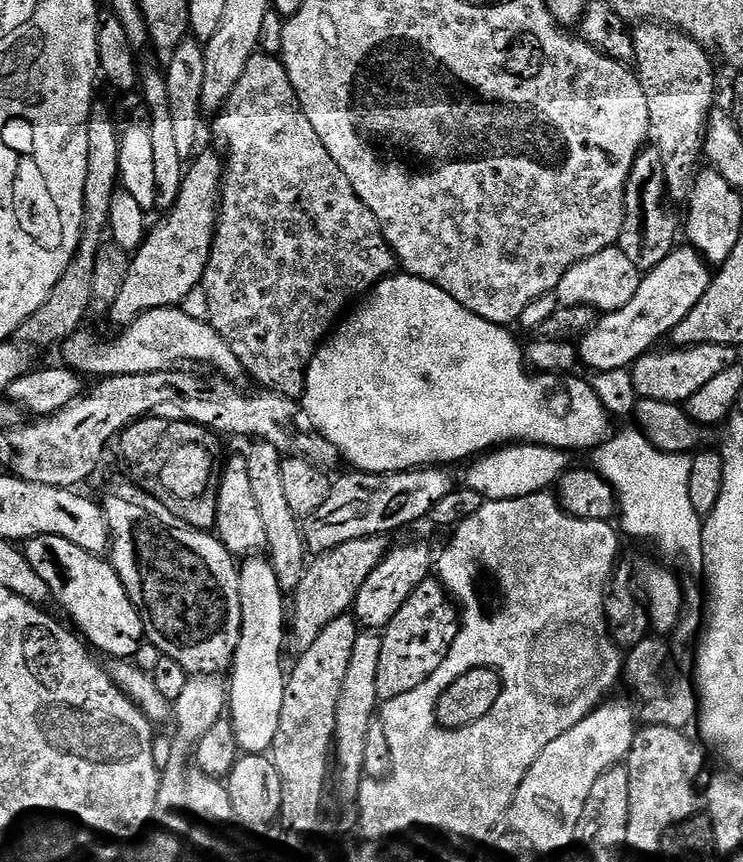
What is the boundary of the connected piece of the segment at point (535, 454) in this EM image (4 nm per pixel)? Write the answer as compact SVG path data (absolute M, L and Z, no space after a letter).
M513 443L500 446L467 465L468 480L466 487L478 490L485 500L509 500L526 498L526 494L549 491L559 481L560 475L570 467L569 453L558 448L547 448L541 444Z

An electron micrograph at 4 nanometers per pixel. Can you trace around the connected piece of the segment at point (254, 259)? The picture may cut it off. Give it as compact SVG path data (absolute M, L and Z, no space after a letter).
M261 50L252 55L250 62L246 62L246 70L242 70L242 76L238 78L238 84L234 86L234 90L230 90L227 100L224 101L223 107L213 120L216 121L212 124L212 132L224 143L226 163L224 178L220 185L220 202L212 237L212 249L202 281L208 303L207 323L211 324L212 329L218 334L222 334L226 346L230 346L230 350L234 350L234 354L240 360L241 369L247 375L249 372L260 383L257 385L261 389L280 392L286 398L299 401L304 394L304 379L308 373L308 363L312 360L317 348L333 331L334 325L345 315L346 309L353 301L371 292L372 287L379 280L397 271L398 261L382 234L378 218L374 218L366 202L362 202L358 194L354 194L354 186L350 186L350 178L342 174L338 162L330 158L330 150L322 146L322 138L318 138L314 126L310 126L310 118L306 118L298 102L298 94L286 74L283 59L279 55L270 56Z

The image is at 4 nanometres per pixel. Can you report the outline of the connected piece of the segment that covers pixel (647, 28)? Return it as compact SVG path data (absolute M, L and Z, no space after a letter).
M664 22L641 23L633 31L632 41L636 55L634 71L640 80L642 94L646 94L646 110L650 110L652 127L650 140L660 152L664 186L671 199L673 196L684 202L692 192L702 164L708 113L717 103L713 57L697 40Z

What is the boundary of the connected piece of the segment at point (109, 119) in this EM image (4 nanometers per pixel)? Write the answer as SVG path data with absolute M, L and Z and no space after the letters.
M100 102L93 103L88 111L88 125L86 126L86 186L82 190L84 203L84 225L80 231L80 241L76 247L70 266L58 278L58 286L50 290L50 298L22 322L16 331L15 339L21 345L33 344L36 348L44 348L47 344L59 345L65 337L79 331L84 319L90 316L91 294L93 293L94 262L98 256L101 244L105 243L109 235L108 230L108 164L110 168L110 154L120 148L119 127L116 128L111 110Z

